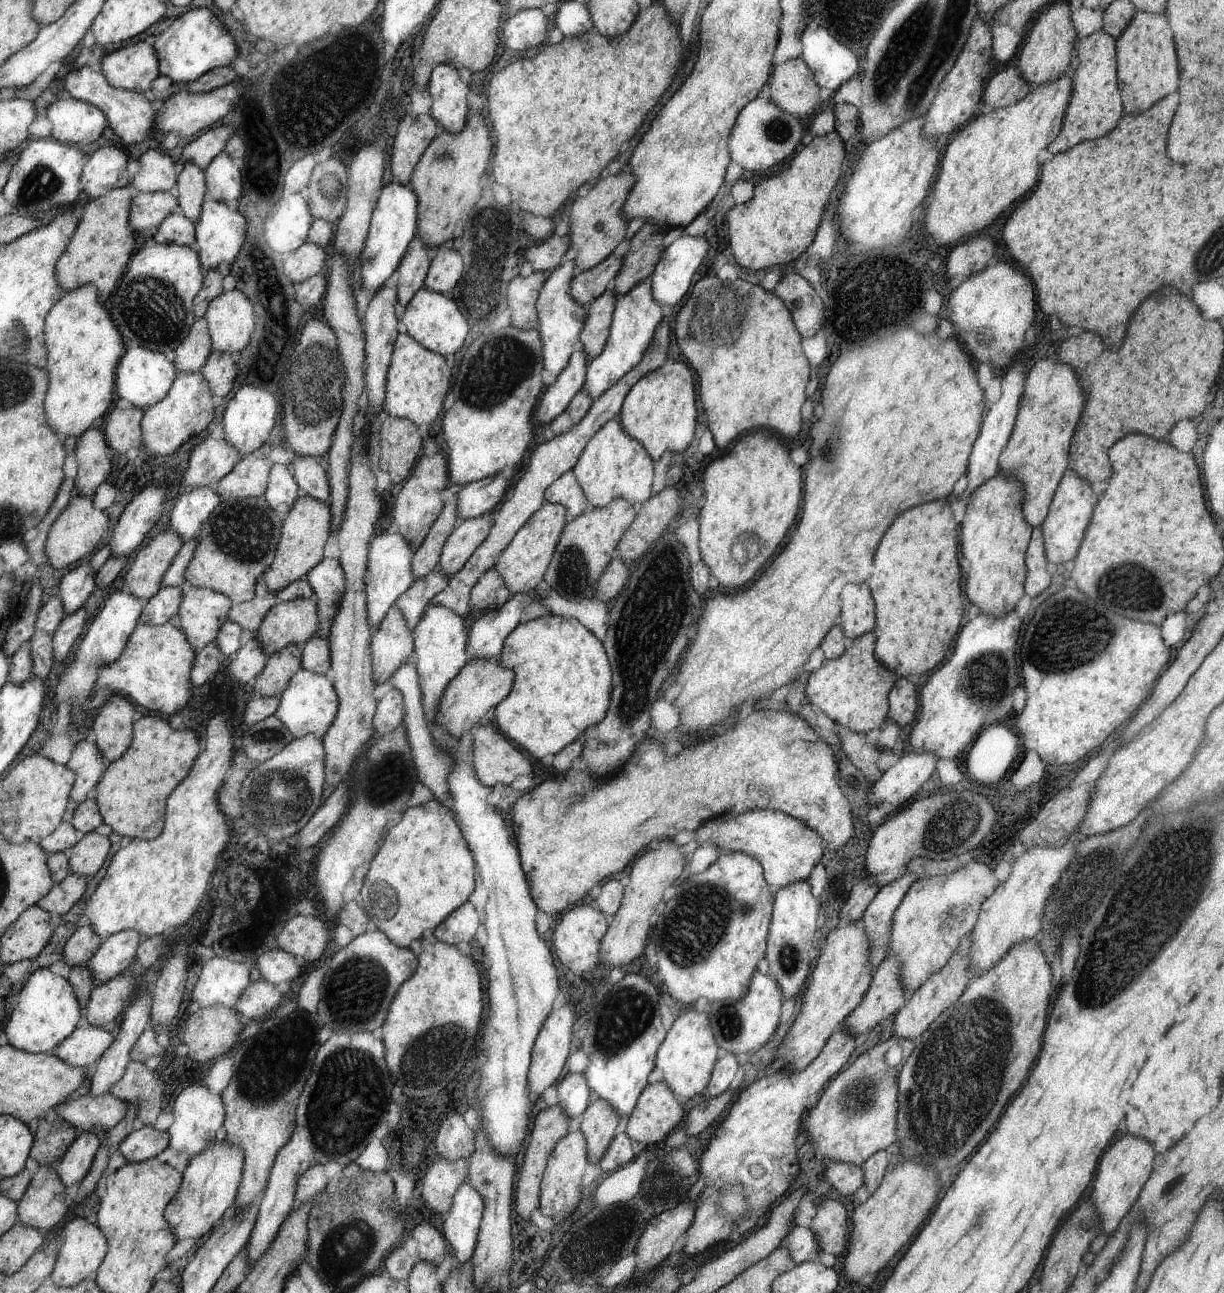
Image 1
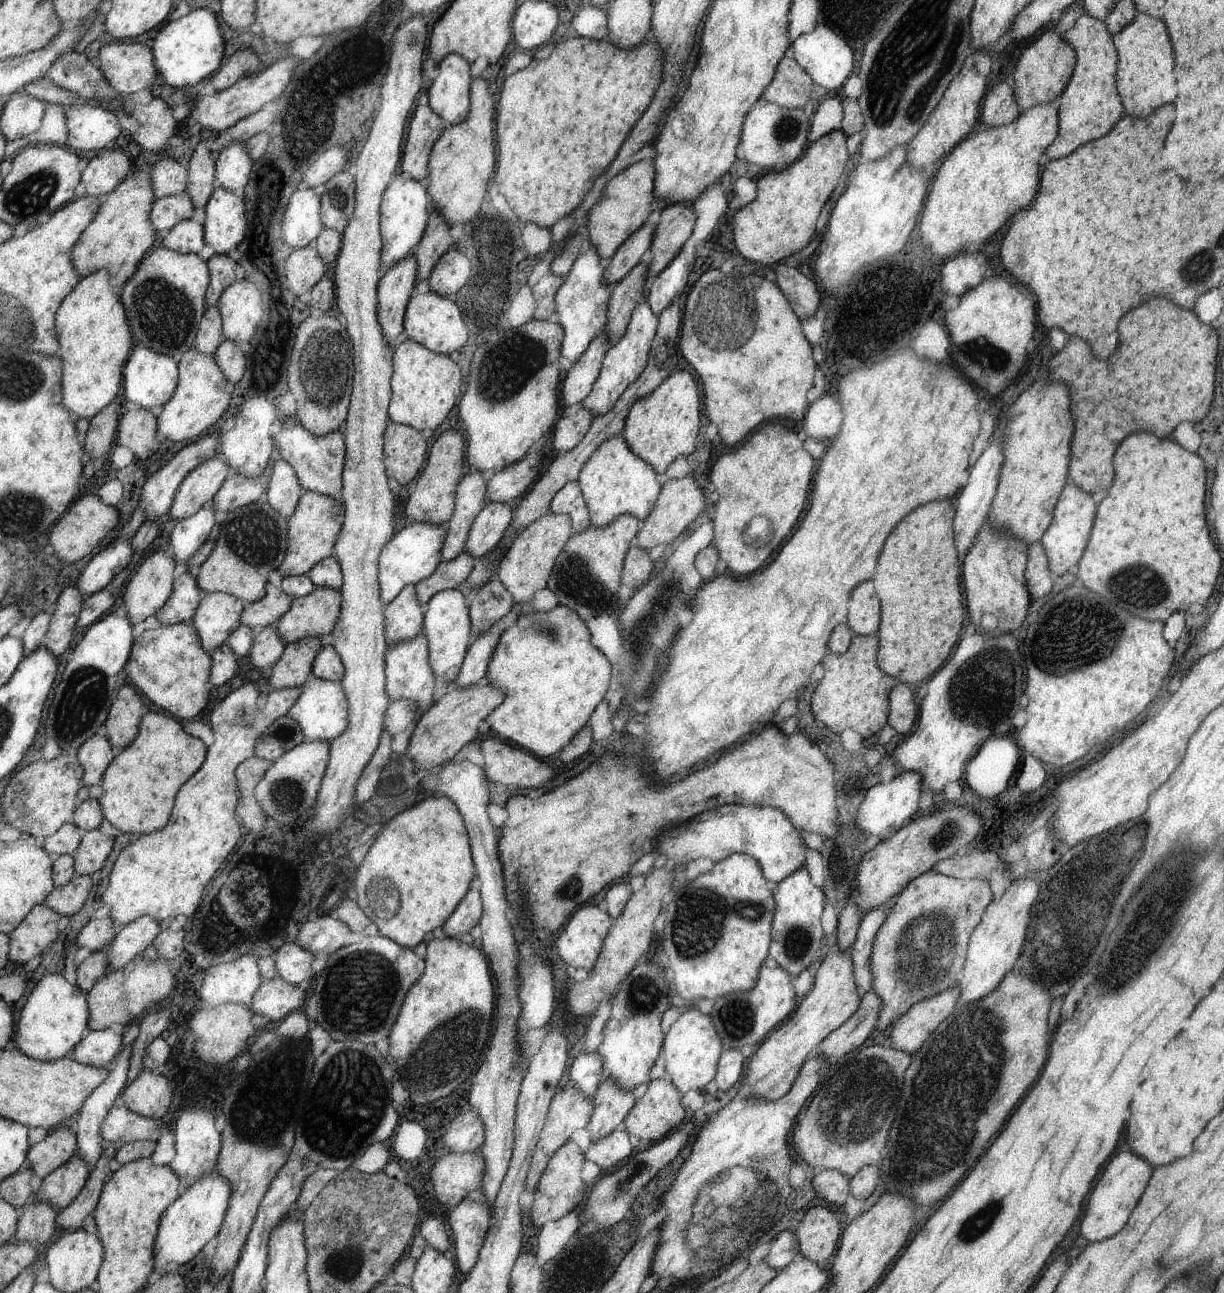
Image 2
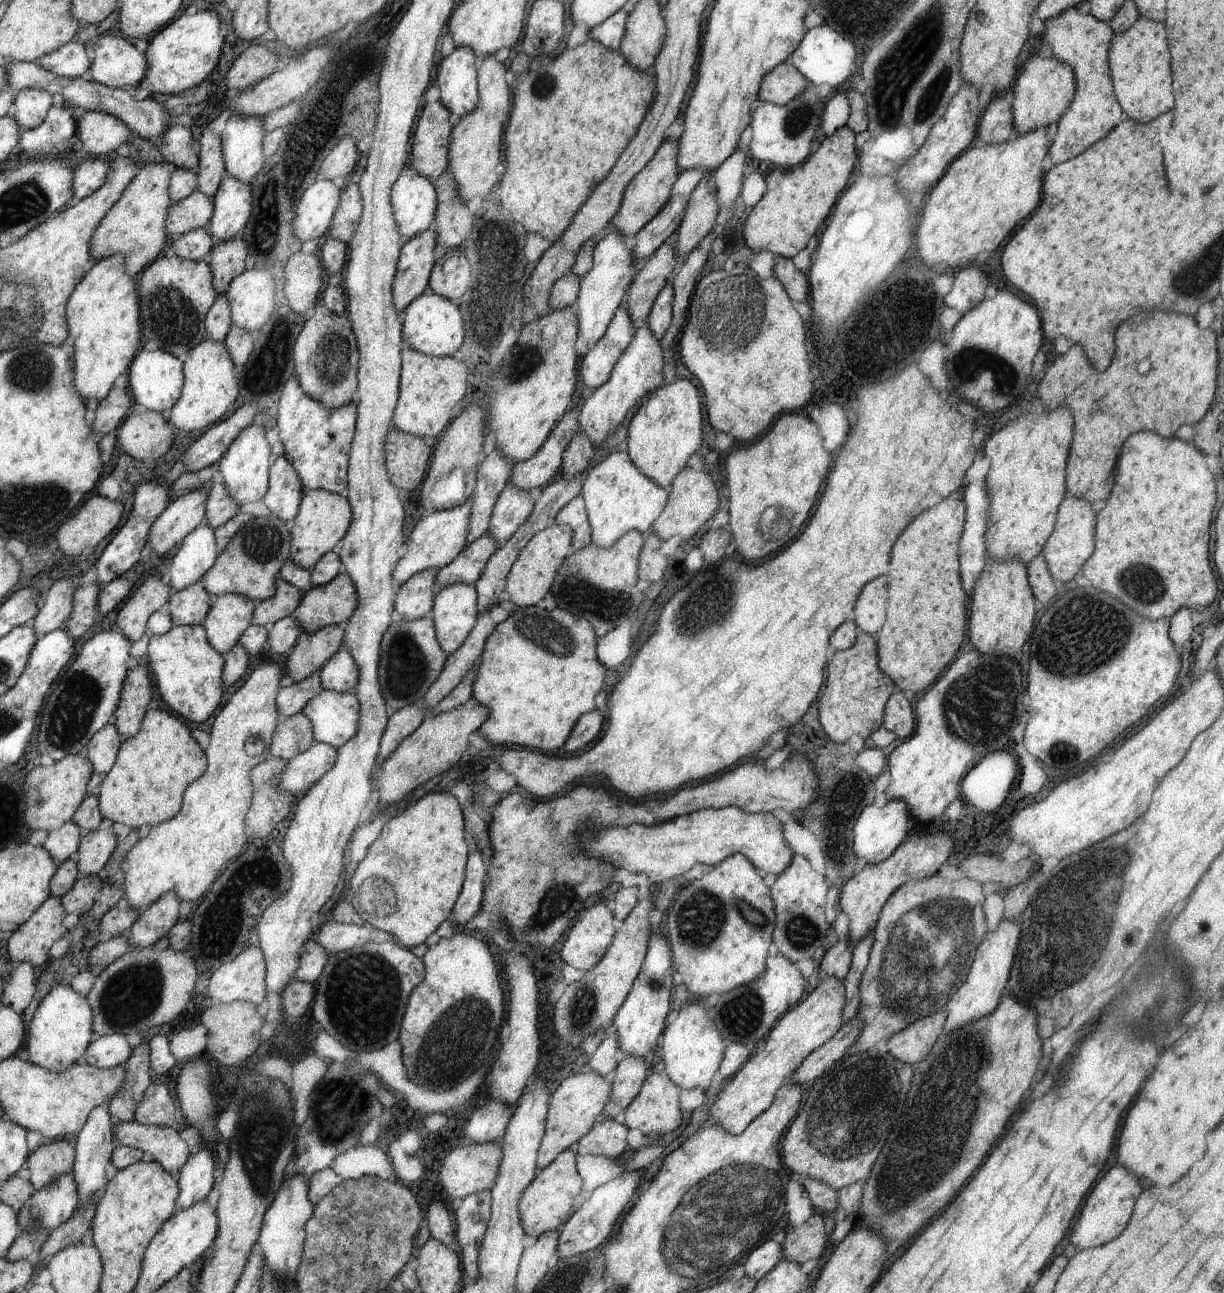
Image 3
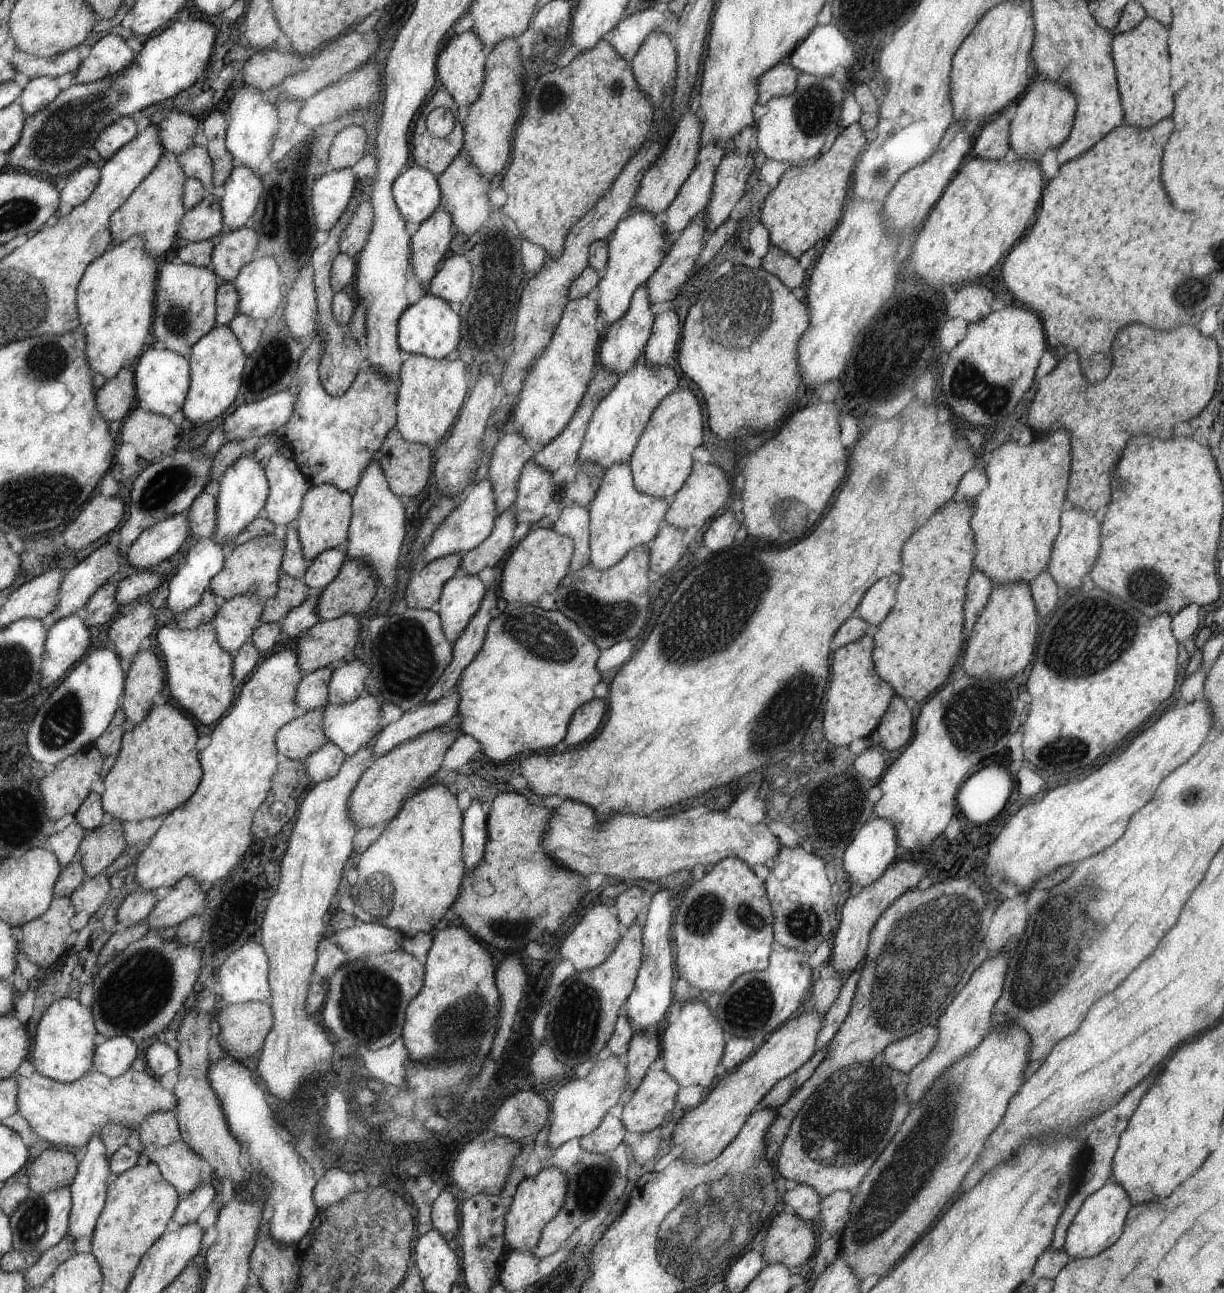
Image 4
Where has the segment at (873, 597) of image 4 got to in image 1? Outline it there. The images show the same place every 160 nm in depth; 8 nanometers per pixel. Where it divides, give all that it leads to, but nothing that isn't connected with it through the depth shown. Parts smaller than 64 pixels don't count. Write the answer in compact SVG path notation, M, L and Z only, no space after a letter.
M846 584L842 592L842 622L844 634L851 639L872 633L876 626L876 613L870 588L866 584Z

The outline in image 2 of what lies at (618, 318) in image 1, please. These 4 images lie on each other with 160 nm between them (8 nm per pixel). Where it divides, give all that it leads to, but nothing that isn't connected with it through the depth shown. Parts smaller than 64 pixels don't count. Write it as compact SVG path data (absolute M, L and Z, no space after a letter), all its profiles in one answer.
M644 299L640 300L638 306L633 310L633 316L630 319L626 334L622 340L618 341L618 344L612 345L606 353L592 392L582 403L582 406L593 414L594 420L597 416L610 412L630 384L636 382L642 372L645 371L649 356L652 354L653 340L656 338L659 325L659 317L650 304Z

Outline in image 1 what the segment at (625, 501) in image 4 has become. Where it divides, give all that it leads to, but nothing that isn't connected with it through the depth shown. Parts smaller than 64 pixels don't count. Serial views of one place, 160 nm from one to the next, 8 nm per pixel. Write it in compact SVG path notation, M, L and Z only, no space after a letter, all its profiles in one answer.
M620 416L609 420L582 451L573 468L574 476L588 499L590 506L605 507L618 497L632 504L642 506L652 498L652 478L654 478L653 459L643 444L634 440L621 424Z

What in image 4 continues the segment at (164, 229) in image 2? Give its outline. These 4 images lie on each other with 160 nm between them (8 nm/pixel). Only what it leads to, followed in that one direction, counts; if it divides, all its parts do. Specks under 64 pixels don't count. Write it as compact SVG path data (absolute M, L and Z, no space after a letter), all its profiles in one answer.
M212 194L187 210L180 224L182 238L193 243L216 241L225 231L219 199Z

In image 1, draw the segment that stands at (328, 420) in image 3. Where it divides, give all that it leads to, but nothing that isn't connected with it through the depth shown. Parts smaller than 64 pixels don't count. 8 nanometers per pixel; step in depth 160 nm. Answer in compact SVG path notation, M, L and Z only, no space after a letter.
M296 455L290 466L301 487L301 496L314 497L330 504L331 488L326 468L326 456Z

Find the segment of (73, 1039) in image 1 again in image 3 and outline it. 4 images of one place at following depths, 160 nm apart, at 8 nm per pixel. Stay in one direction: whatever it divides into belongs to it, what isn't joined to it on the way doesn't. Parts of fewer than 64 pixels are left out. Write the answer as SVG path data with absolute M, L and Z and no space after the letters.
M122 1033L98 1036L89 1044L84 1062L104 1069L125 1065L133 1051L128 1038Z

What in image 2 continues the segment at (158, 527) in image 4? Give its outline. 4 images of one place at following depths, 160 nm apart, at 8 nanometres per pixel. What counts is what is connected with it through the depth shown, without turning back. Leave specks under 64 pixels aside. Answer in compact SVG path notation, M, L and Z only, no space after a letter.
M218 455L212 457L210 460L204 461L200 466L197 466L190 474L187 474L178 487L177 494L174 495L172 506L165 520L172 518L172 520L182 520L191 517L195 512L198 512L206 503L213 500L213 496L221 490L222 484L228 478L228 462Z

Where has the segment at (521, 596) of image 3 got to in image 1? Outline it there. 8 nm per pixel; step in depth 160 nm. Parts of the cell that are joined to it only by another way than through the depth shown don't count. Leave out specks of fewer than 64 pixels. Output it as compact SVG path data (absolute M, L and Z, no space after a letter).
M546 502L540 510L532 514L527 524L516 532L507 549L498 555L493 568L504 579L512 595L528 595L543 586L545 572L553 560L558 539L568 521L568 509L564 505Z

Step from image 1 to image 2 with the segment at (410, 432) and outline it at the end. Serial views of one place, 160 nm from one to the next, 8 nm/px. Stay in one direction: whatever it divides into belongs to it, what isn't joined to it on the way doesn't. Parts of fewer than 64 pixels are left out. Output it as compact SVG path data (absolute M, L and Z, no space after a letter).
M398 423L389 424L385 436L386 472L400 485L408 484L425 468L428 444L418 429Z

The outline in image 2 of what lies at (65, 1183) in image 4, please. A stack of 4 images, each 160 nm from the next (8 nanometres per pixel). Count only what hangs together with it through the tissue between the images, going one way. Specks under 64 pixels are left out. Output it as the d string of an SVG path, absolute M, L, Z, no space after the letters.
M58 1126L56 1131L50 1130L41 1142L30 1147L28 1162L32 1164L31 1171L38 1178L44 1178L76 1154L75 1130L69 1129L68 1126Z

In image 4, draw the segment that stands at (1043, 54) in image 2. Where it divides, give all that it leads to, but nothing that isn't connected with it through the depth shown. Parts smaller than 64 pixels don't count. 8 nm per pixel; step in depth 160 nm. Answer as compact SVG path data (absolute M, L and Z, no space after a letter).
M1040 77L1035 79L1012 107L1009 147L1018 154L1018 158L1040 164L1048 148L1057 149L1070 136L1077 102L1069 89L1048 79Z

